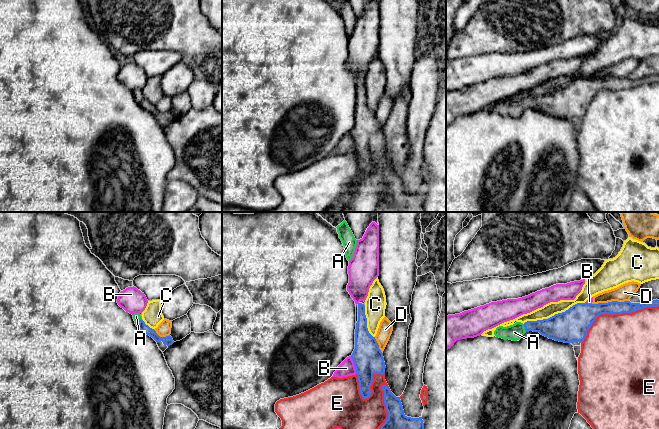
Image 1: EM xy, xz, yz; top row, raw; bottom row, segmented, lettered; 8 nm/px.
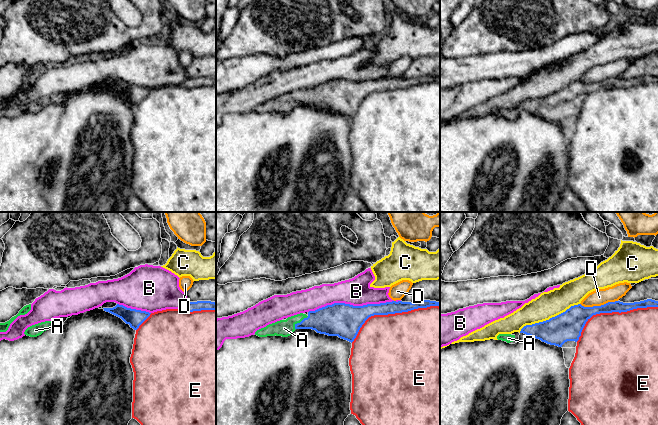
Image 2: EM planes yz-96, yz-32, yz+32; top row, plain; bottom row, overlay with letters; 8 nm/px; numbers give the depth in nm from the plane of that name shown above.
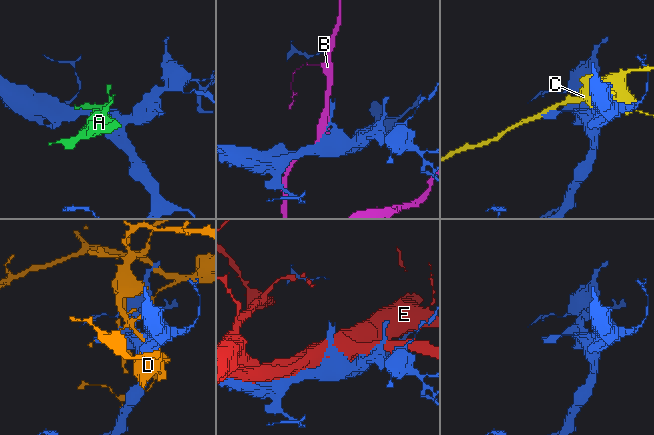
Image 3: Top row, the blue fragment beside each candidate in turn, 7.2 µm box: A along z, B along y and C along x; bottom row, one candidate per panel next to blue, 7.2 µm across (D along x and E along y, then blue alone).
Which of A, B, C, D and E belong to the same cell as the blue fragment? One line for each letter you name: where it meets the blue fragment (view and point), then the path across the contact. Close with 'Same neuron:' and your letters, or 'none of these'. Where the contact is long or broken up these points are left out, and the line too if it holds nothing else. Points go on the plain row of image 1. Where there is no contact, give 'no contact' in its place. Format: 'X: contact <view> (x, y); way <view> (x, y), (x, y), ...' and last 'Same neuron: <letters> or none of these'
A: contact yz (525, 104); way yz (556, 103), (525, 104), (514, 108)
Same neuron: A

